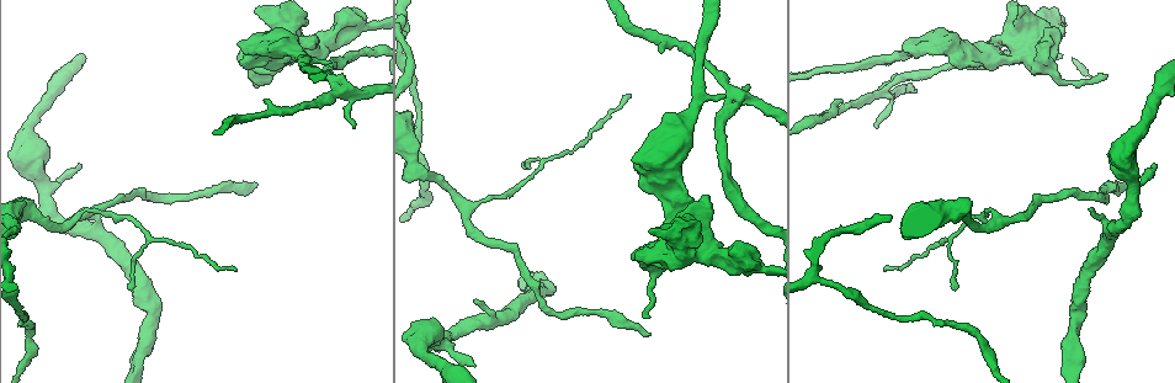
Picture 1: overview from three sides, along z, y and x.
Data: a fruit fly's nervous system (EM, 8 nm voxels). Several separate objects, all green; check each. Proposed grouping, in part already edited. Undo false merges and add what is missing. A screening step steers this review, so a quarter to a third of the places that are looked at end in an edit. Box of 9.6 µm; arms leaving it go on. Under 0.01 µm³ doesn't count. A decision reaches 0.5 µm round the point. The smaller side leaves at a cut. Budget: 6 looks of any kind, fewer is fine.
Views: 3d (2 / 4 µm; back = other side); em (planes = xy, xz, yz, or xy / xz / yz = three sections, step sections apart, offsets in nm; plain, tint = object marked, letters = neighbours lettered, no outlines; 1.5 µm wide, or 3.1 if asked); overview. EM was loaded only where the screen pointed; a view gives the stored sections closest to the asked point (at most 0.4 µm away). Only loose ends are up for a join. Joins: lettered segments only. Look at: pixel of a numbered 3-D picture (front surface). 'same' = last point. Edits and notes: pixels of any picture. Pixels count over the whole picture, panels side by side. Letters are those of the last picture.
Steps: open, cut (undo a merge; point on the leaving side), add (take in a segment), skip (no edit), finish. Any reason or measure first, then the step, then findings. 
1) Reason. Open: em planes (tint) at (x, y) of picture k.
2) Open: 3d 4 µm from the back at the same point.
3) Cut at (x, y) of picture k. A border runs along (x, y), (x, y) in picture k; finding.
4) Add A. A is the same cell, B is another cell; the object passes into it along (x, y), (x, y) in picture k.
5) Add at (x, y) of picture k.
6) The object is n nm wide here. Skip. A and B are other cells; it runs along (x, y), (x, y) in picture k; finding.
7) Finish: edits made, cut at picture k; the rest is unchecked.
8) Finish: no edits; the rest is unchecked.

End of a long branch. Open: em planes (letters) at (256, 186) of picture 1.

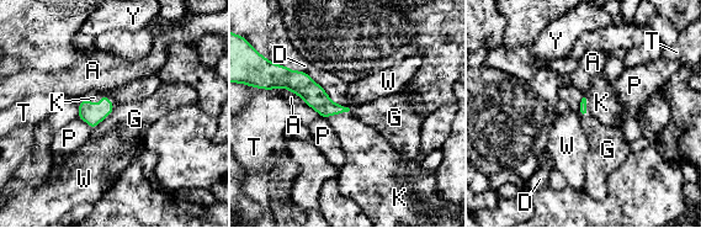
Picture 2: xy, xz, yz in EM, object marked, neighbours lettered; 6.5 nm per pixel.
The longest contact is with A, 240 nm. Add K. K is the same cell, A, D, G, P, T, W and Y are other cells; it goes on there.

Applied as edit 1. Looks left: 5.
Branch stops here. Open: em planes (letters) at (1157, 166) of picture 1.

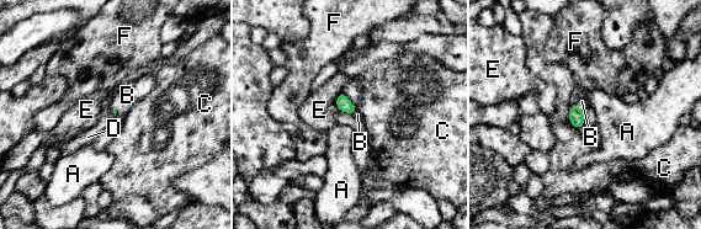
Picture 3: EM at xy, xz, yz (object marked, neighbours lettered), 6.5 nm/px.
Add B. B is the same cell, A, C, D, E and F are other cells; the object passes into it along (575, 115), (577, 107), (582, 101) in picture 3; the cell continues.

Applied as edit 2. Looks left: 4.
Open: overview.

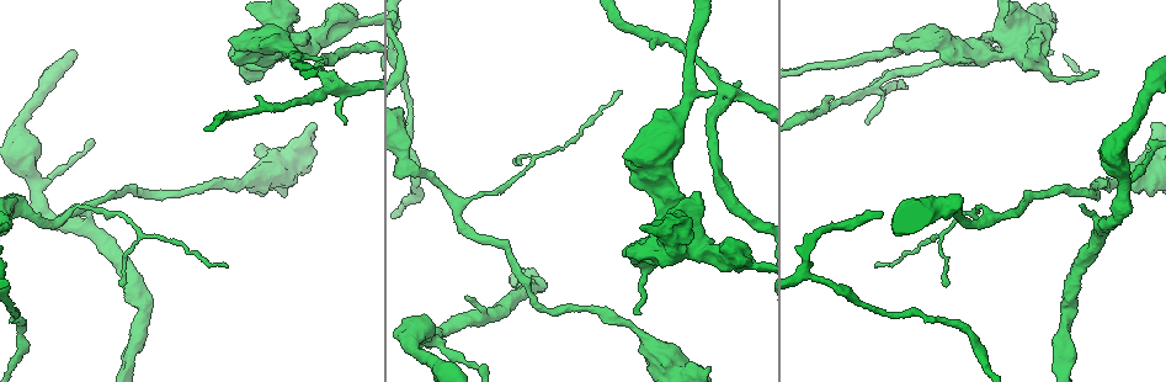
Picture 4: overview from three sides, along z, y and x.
An open end. Open: 3d 4 µm at (230, 41) of picture 4.

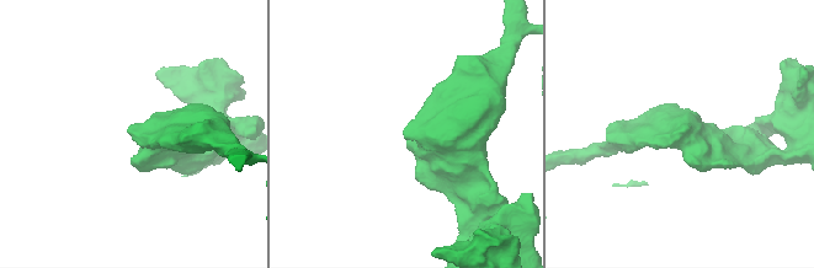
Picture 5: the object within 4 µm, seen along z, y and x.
Need the tissue. Open: em planes (letters) at (405, 132) of picture 5.

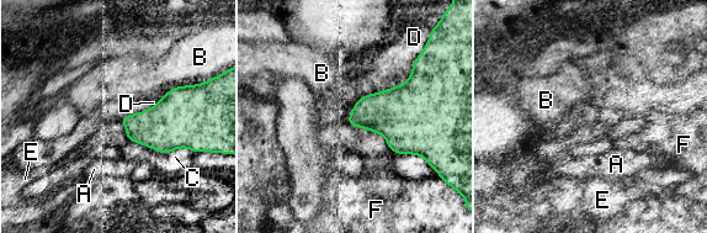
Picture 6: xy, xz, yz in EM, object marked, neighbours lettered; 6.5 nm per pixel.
Skip. A, B, C, D, E and F are other cells; no lettered segment goes on from it.

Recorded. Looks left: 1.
Finish: edits made, add at picture 2, add at picture 3; the rest is unchecked.

